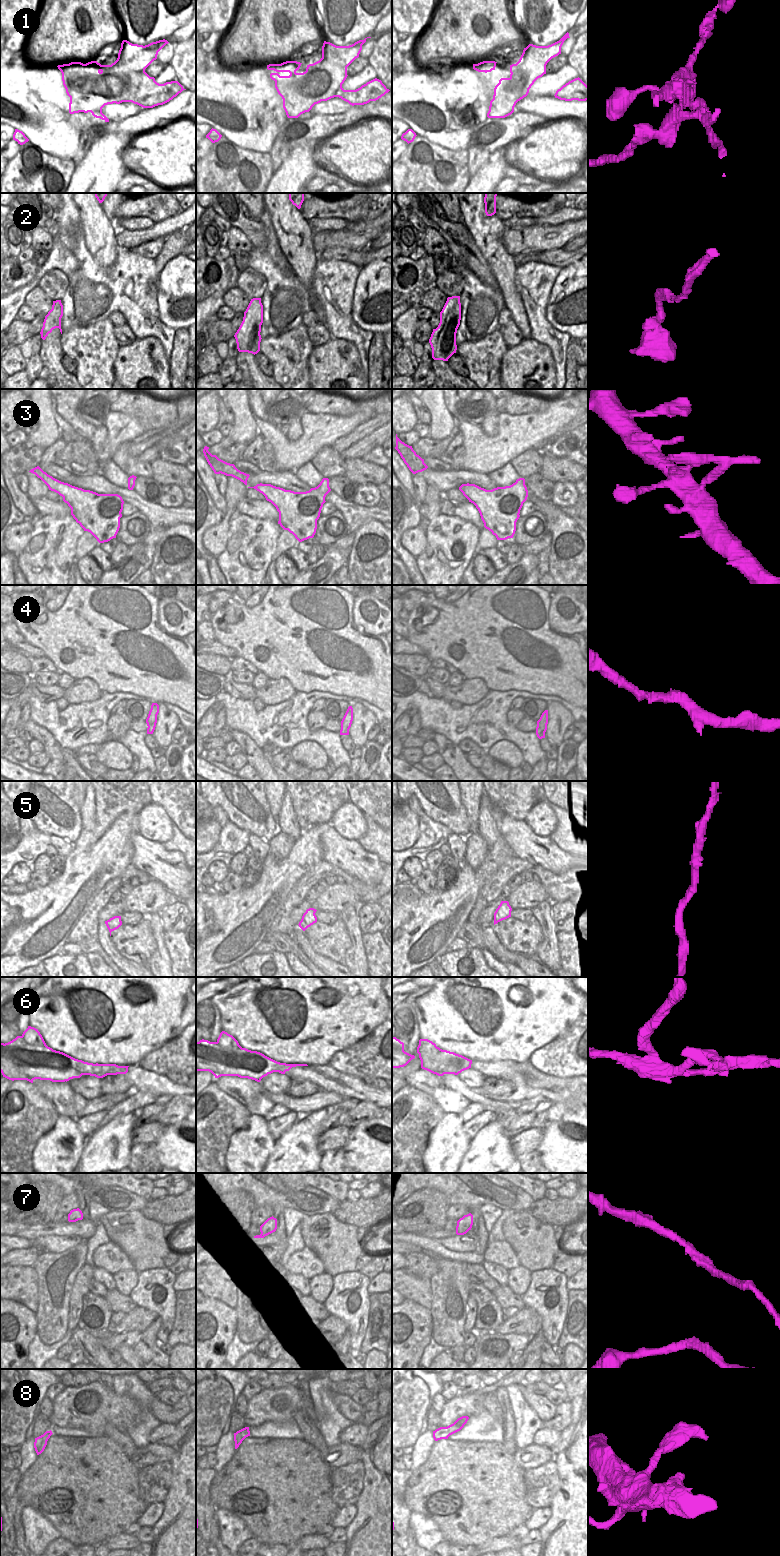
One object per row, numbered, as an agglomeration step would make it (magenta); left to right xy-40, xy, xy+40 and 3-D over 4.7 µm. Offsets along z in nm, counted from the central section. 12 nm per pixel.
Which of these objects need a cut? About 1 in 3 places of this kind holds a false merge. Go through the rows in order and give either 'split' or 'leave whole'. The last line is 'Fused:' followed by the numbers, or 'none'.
1: split
2: leave whole
3: leave whole
4: leave whole
5: leave whole
6: split
7: leave whole
8: leave whole
Fused: 1, 6

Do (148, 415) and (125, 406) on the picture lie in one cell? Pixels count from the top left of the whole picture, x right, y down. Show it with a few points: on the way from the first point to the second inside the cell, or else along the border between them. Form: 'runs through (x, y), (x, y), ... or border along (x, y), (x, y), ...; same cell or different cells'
runs through (142, 409), (139, 406), (131, 406); same cell

